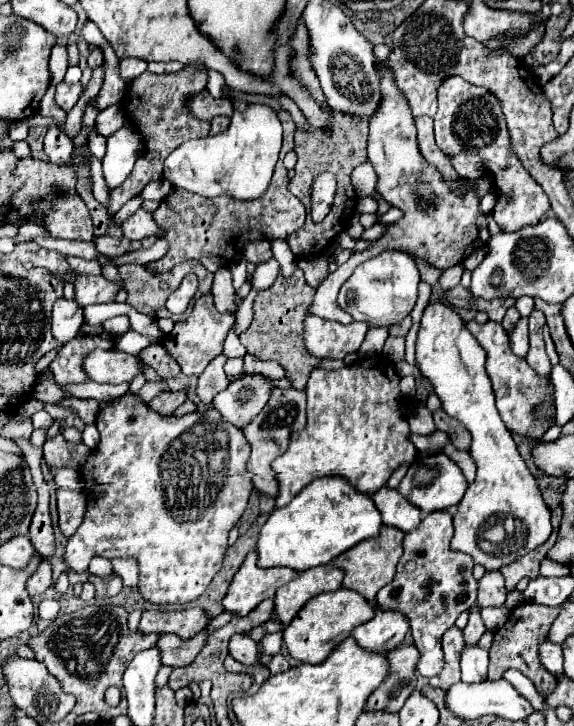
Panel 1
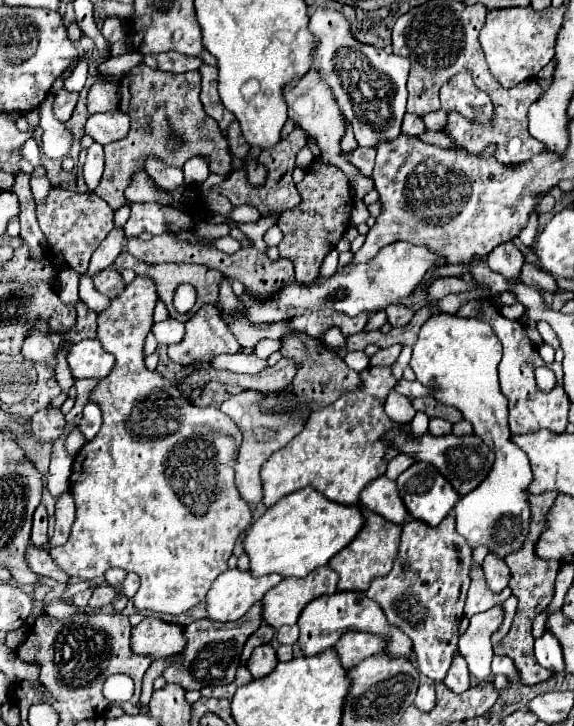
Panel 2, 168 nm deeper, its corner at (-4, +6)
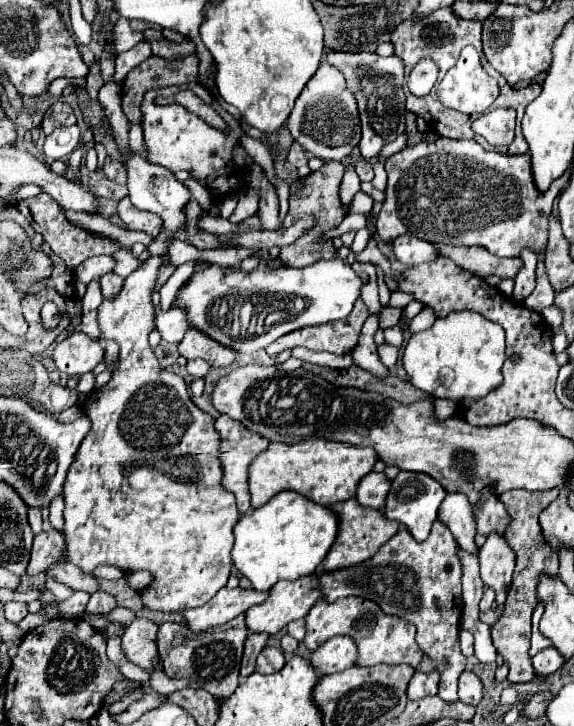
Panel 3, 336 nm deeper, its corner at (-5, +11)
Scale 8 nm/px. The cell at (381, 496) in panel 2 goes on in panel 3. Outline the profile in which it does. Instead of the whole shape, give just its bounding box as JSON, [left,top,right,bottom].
[357,473,391,509]

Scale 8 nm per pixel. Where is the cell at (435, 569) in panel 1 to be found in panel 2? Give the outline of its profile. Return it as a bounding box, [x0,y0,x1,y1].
[364,514,472,684]

